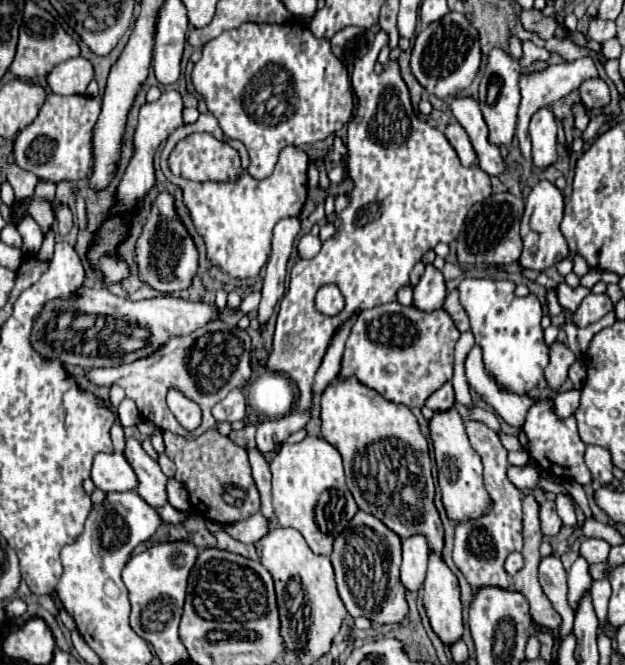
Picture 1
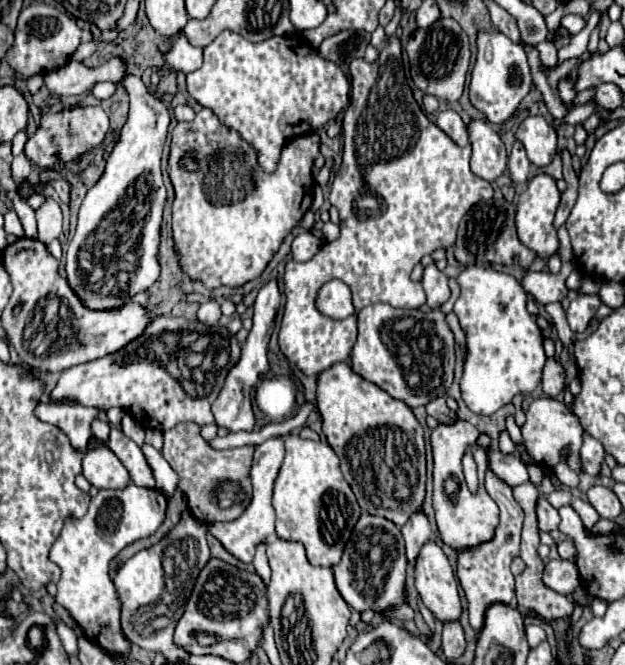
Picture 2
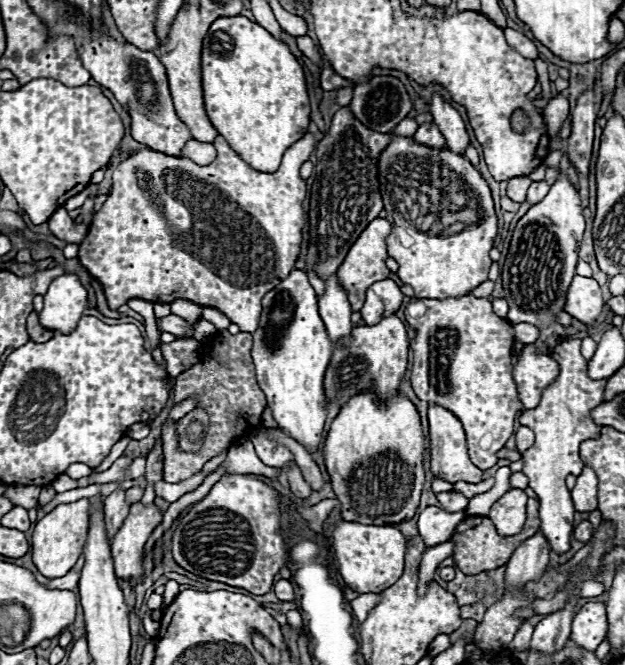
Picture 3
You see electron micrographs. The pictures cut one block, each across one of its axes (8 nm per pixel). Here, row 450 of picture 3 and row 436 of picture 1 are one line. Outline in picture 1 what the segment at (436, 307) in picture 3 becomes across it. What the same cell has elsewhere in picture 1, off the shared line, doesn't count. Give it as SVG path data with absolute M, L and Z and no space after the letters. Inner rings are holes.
M466 422L466 432L472 448L482 458L484 486L494 500L494 508L488 516L456 526L452 558L458 570L468 580L472 592L476 594L480 588L486 588L486 586L510 588L508 574L504 570L504 560L508 558L508 554L522 550L522 494L506 476L506 468L510 464L506 460L506 448L502 446L498 434L482 422Z

